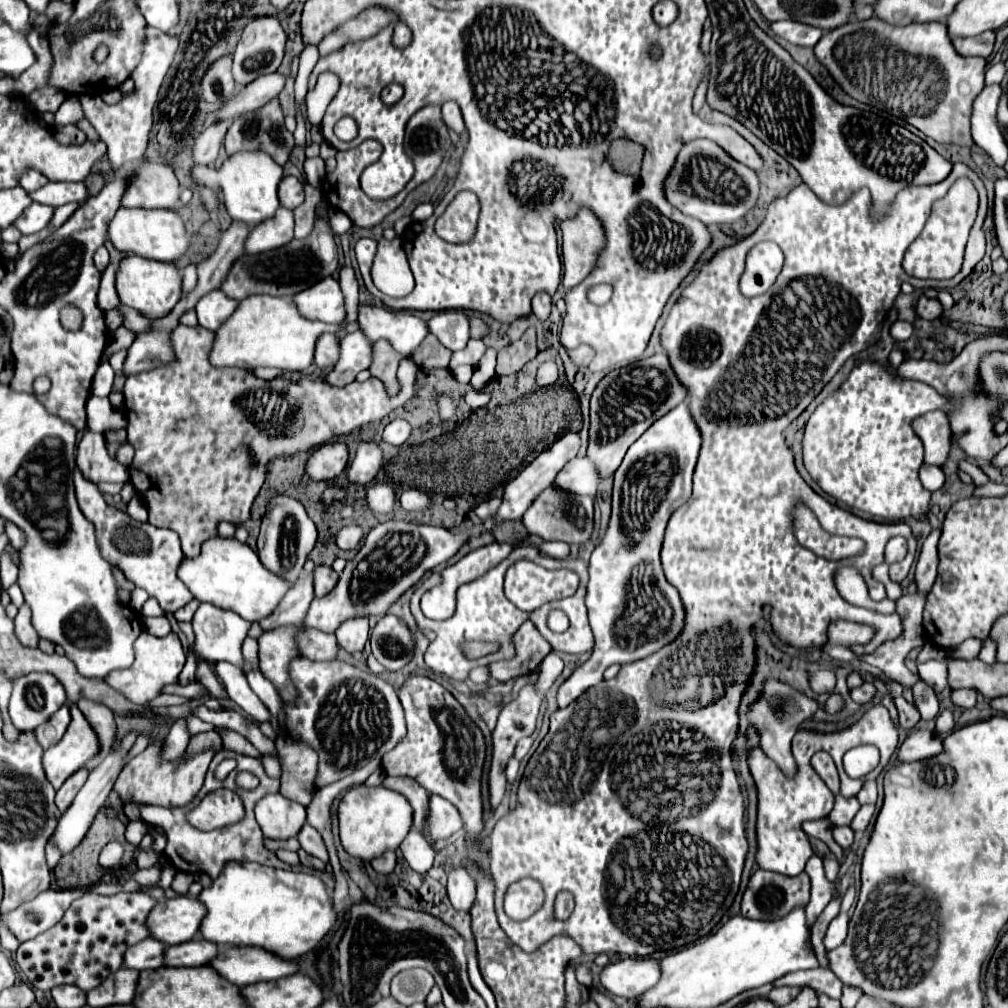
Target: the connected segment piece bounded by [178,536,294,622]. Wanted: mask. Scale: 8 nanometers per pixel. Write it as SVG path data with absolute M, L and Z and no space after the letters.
M220 536L206 540L198 558L184 558L178 568L178 578L190 588L196 600L232 610L250 622L260 622L274 614L286 592L294 586L292 582L286 582L286 578L278 578L278 574L266 570L258 554L248 544Z

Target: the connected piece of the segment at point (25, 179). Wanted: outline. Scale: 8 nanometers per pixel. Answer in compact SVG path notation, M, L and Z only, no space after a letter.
M28 170L22 178L20 178L20 186L30 194L34 190L38 190L40 186L44 186L48 182L48 178L36 170Z

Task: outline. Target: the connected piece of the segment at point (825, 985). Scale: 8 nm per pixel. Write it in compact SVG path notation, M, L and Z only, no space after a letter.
M814 968L786 974L774 982L774 986L810 986L816 992L826 992L830 998L842 996L842 982L832 974L832 970Z

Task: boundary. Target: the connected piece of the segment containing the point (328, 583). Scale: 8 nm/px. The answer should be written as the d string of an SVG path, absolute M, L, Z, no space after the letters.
M316 566L314 568L314 592L316 596L326 596L338 582L338 574L330 566Z

